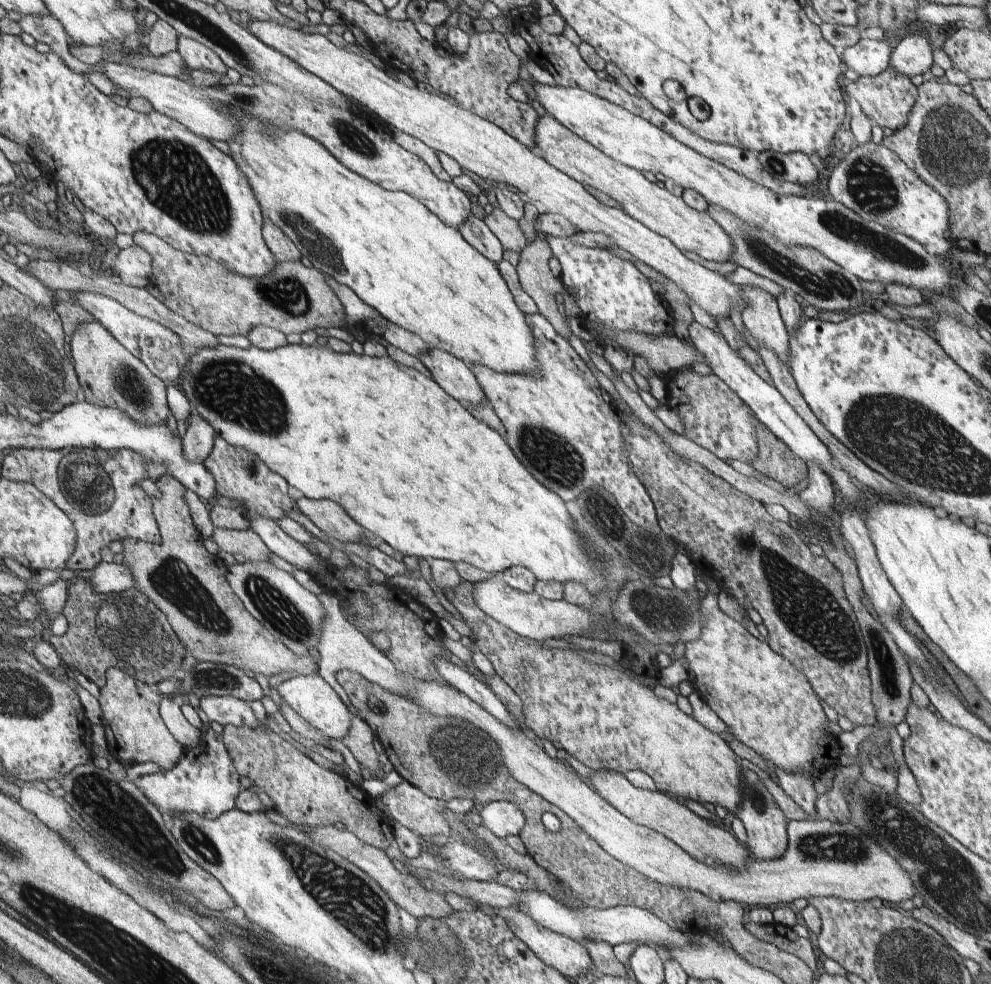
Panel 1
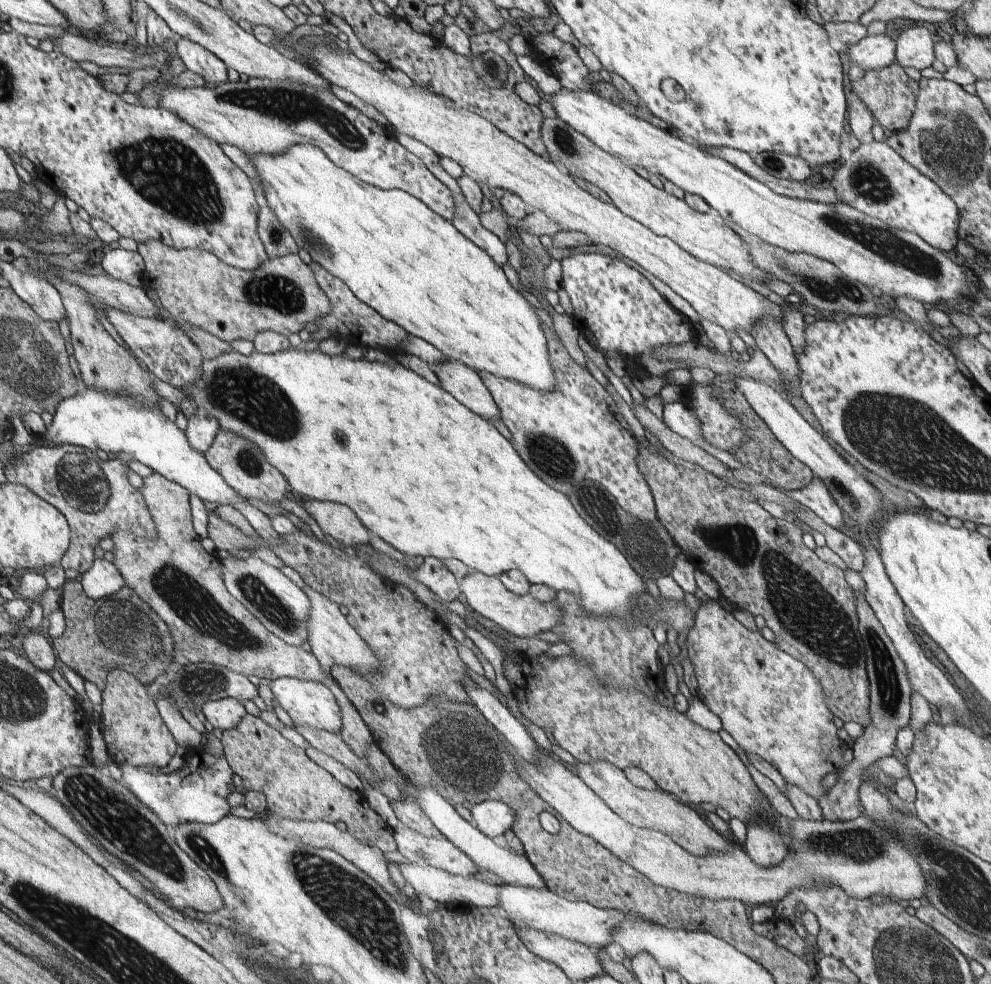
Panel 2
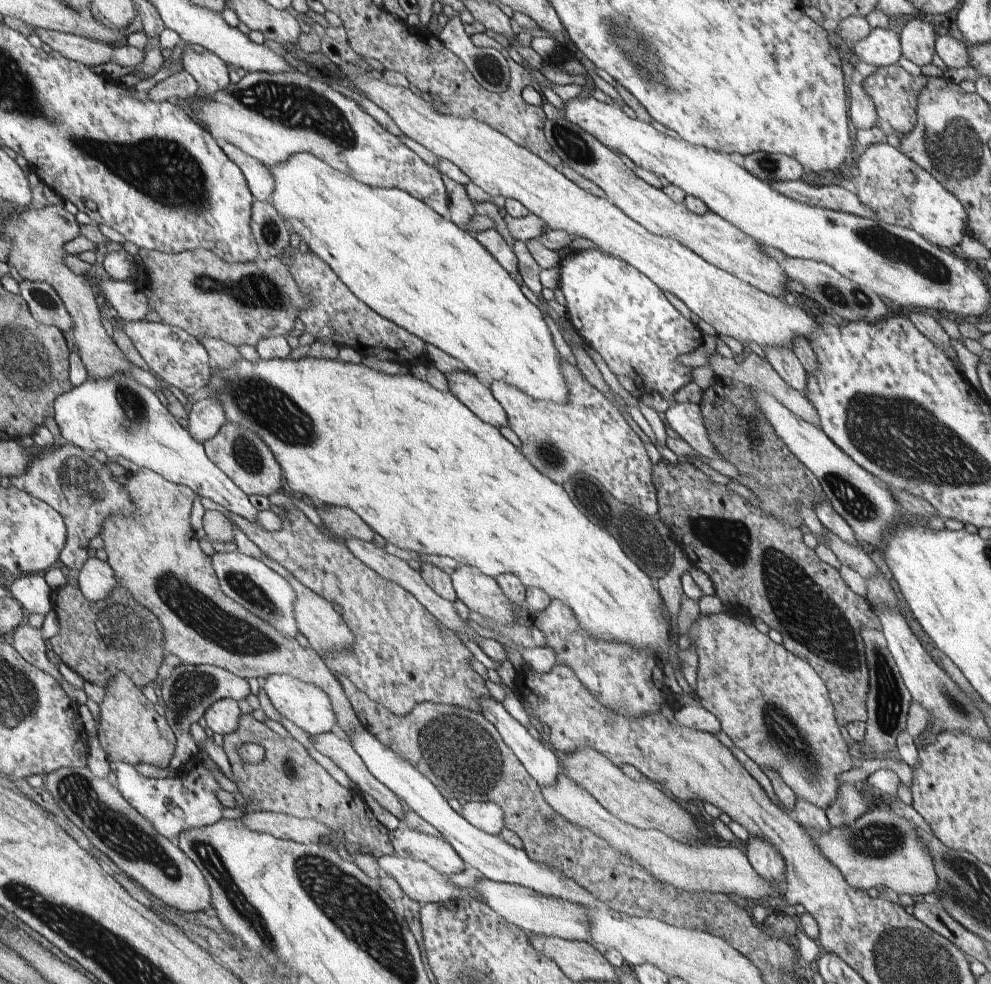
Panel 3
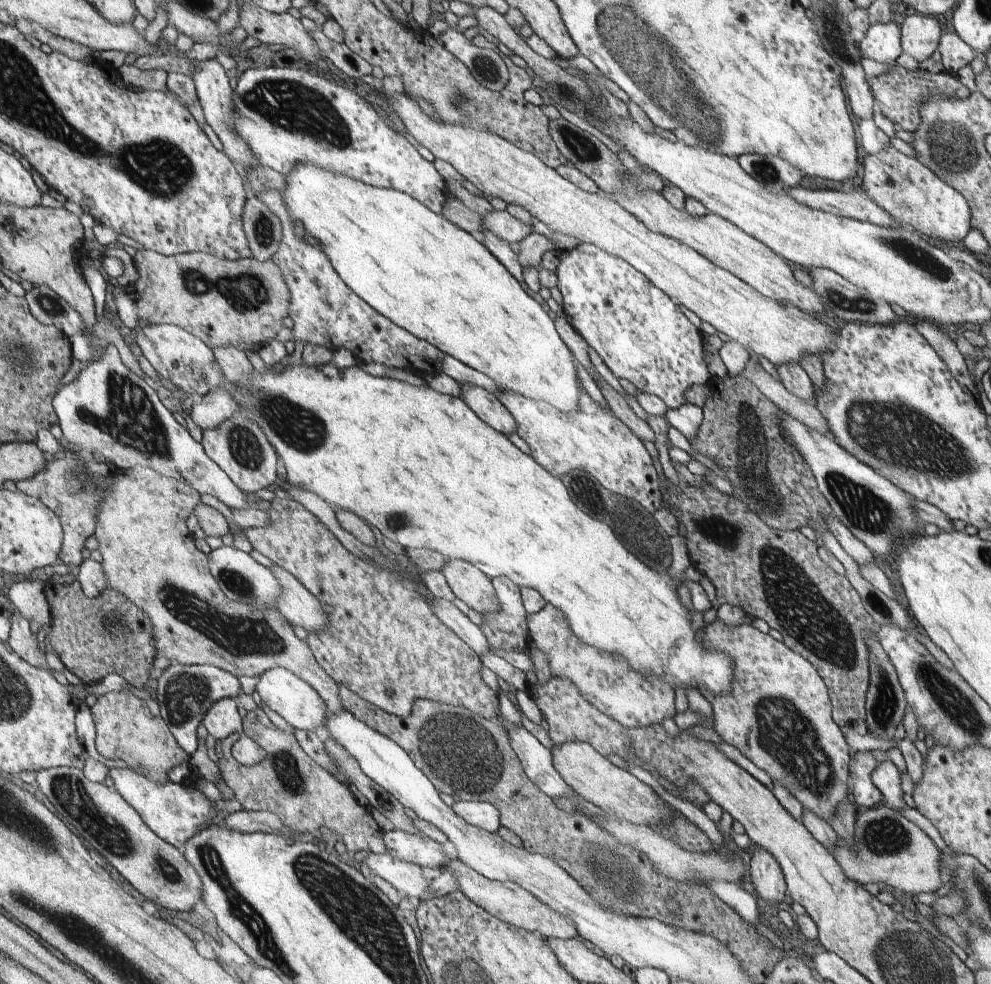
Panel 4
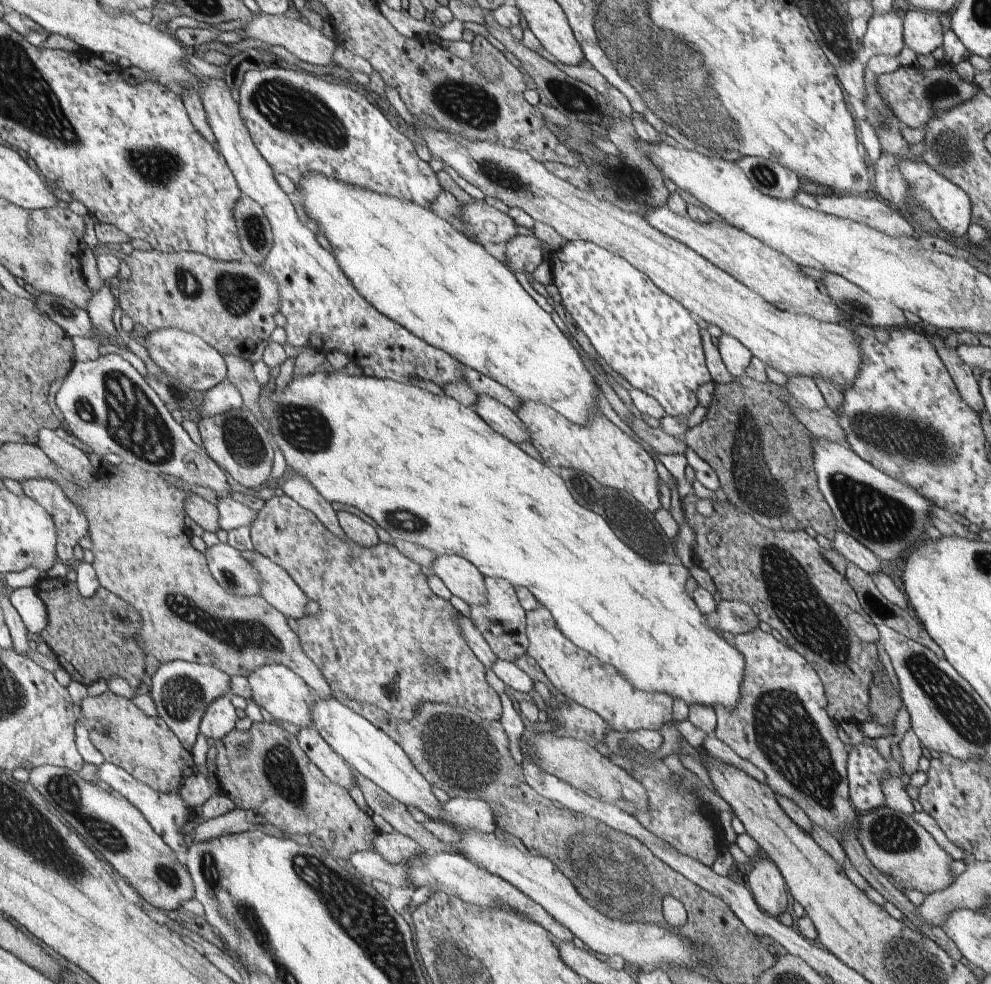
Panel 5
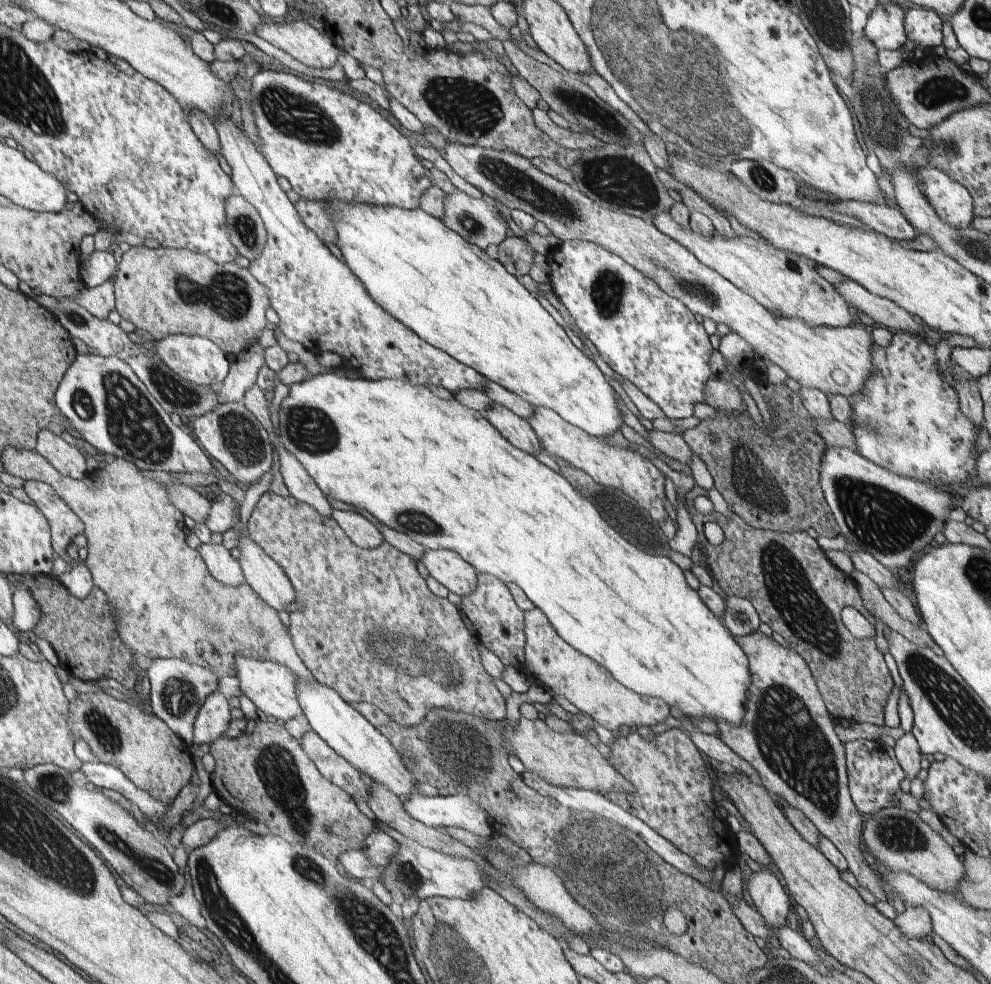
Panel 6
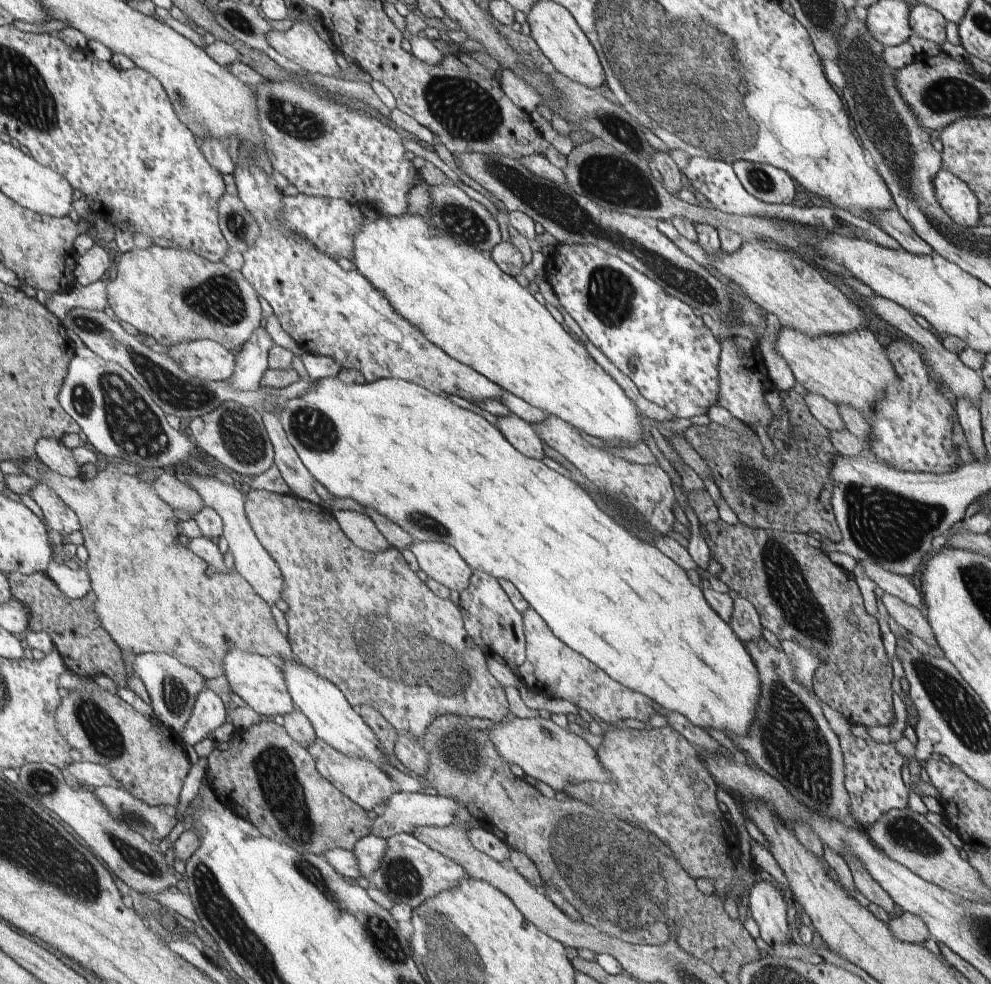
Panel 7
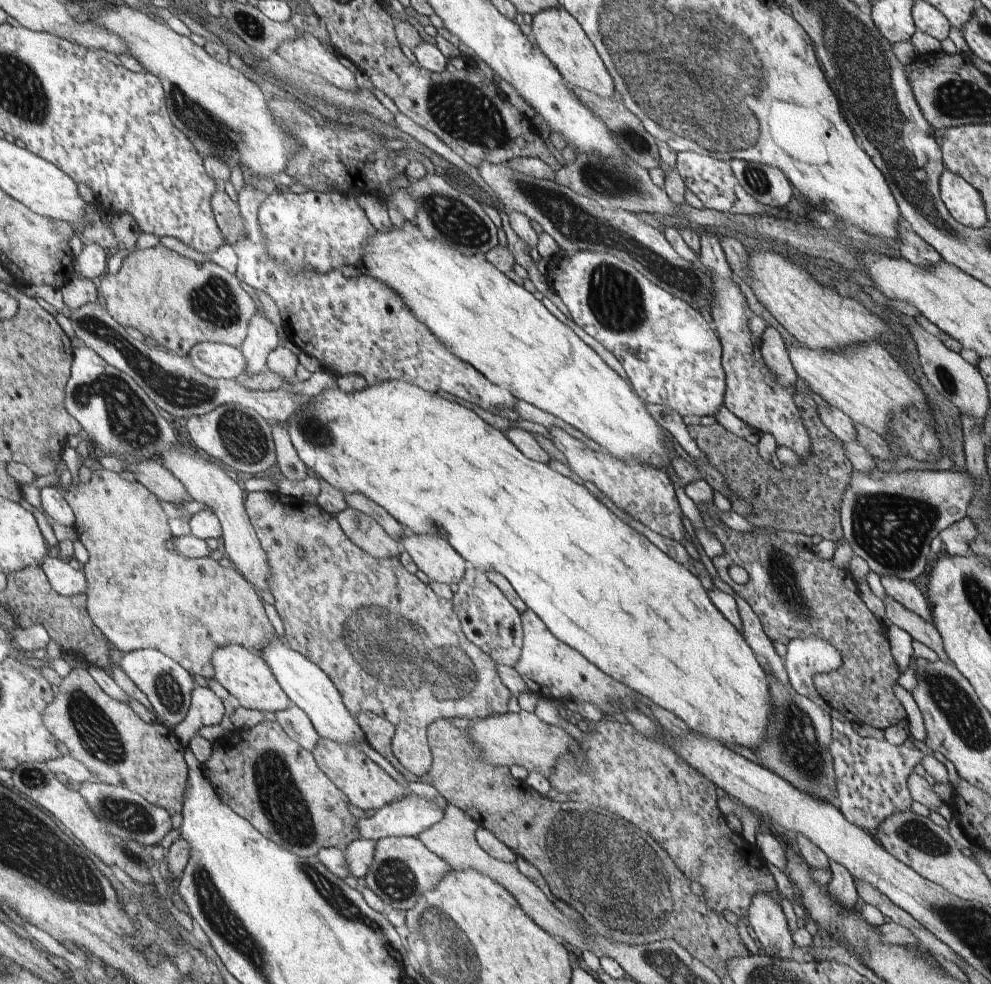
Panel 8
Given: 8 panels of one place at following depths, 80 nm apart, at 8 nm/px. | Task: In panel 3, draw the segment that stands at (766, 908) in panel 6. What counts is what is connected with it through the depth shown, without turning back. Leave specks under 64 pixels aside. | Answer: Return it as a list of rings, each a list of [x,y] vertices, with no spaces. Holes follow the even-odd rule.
[[[749,836],[746,842],[747,859],[754,870],[765,878],[765,881],[777,883],[785,876],[785,860],[783,856],[760,837]]]

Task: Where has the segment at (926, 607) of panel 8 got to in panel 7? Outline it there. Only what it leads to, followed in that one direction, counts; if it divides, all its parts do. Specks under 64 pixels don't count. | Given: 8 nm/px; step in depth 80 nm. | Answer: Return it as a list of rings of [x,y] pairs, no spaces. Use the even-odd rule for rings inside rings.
[[[871,560],[858,561],[862,564],[866,576],[876,582],[878,588],[885,593],[901,598],[904,602],[924,611],[924,604],[920,590],[916,589],[905,577],[894,574]]]

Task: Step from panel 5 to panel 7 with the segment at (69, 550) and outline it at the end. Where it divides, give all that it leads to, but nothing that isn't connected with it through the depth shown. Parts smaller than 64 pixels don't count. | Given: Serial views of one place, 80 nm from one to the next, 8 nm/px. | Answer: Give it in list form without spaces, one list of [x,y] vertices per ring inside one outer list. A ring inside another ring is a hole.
[[[37,483],[30,496],[42,509],[51,532],[52,544],[60,546],[62,536],[81,530],[79,516],[47,484]]]

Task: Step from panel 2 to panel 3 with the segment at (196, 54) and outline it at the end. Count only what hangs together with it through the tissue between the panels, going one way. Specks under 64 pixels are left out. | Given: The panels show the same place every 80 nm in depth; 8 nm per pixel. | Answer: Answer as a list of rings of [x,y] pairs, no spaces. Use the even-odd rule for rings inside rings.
[[[184,46],[181,55],[183,68],[196,80],[199,93],[204,97],[211,97],[215,92],[225,89],[229,84],[228,73],[230,68],[213,52],[196,52],[188,46]]]

